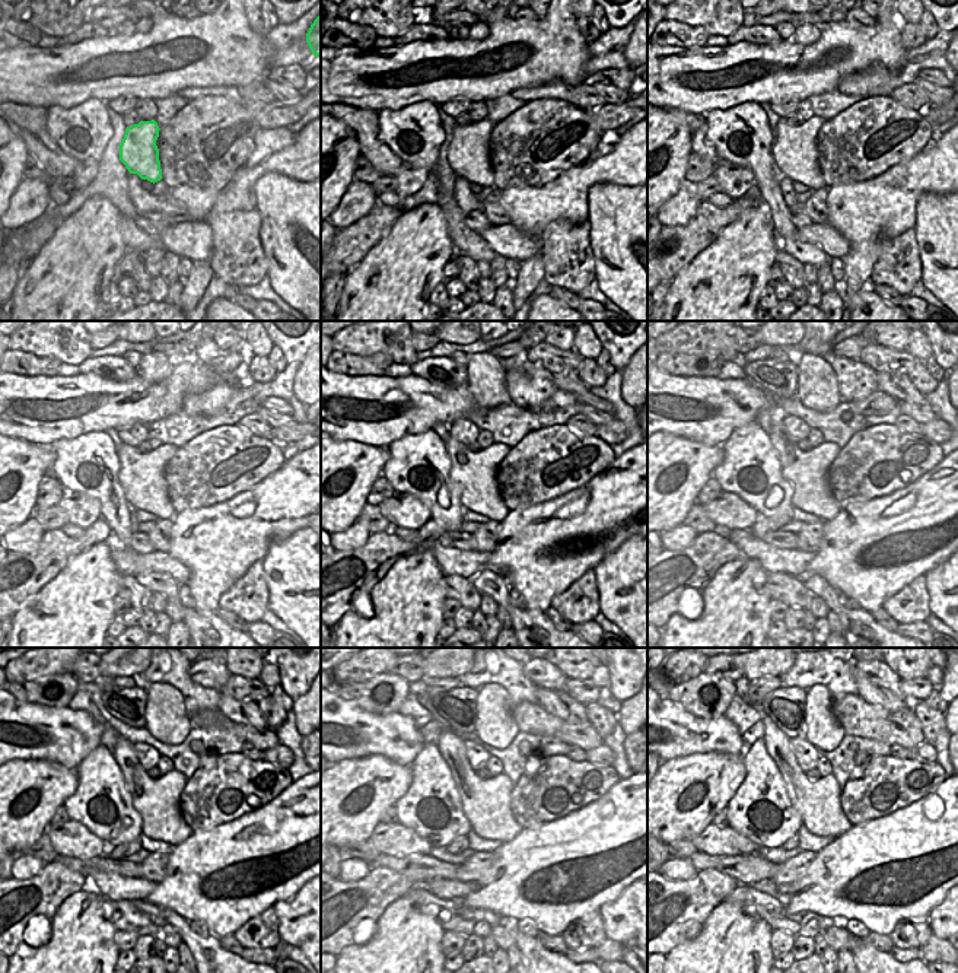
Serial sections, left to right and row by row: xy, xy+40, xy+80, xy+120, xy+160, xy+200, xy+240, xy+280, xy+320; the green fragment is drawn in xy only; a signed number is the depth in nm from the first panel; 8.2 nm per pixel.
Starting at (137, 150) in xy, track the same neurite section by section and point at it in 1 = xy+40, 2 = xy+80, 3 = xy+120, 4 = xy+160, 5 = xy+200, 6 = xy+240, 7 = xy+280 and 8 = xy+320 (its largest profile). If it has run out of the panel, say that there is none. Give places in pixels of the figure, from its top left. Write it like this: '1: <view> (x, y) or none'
1: xy+40 (468, 152)
2: xy+80 (795, 153)
3: xy+120 (142, 476)
4: xy+160 (476, 473)
5: xy+200 (805, 471)
6: xy+240 (156, 800)
7: xy+280 (486, 804)
8: xy+320 (818, 803)

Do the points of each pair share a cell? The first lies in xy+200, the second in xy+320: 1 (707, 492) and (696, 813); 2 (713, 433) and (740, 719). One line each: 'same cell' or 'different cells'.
1: different cells
2: different cells

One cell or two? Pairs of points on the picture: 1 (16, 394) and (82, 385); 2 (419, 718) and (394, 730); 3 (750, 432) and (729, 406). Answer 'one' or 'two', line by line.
1: one
2: two
3: two

